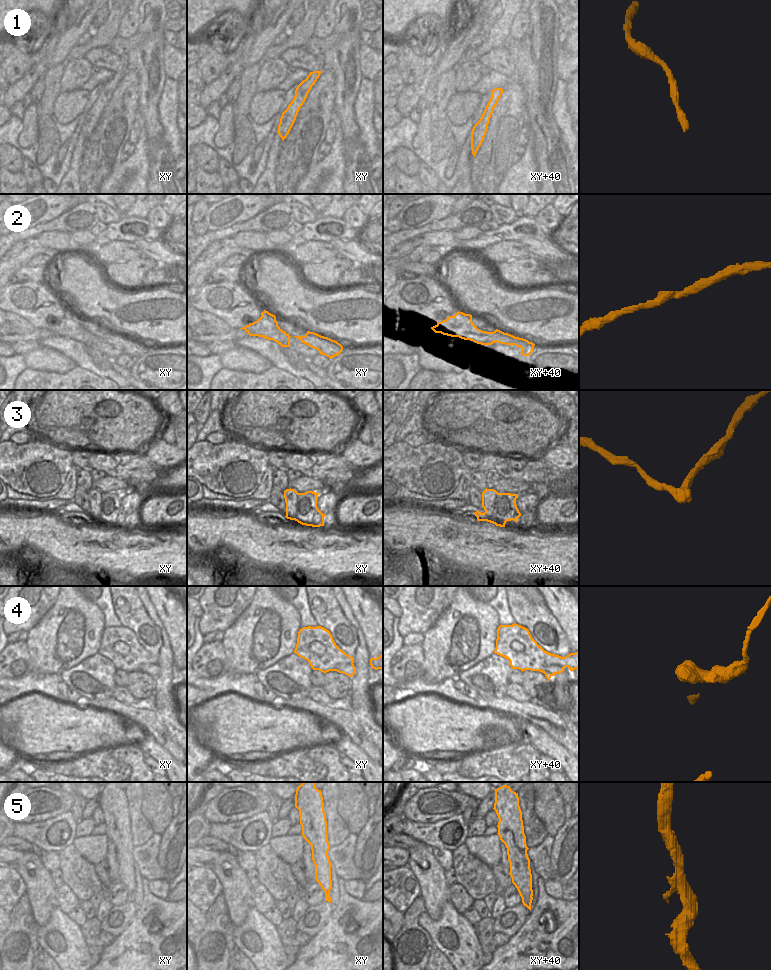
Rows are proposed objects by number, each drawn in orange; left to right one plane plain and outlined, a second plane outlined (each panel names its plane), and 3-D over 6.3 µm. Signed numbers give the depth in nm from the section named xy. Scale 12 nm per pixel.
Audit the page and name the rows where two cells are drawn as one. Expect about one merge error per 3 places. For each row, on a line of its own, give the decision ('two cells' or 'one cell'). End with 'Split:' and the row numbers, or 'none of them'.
1: one cell
2: one cell
3: two cells
4: one cell
5: one cell
Split: 3

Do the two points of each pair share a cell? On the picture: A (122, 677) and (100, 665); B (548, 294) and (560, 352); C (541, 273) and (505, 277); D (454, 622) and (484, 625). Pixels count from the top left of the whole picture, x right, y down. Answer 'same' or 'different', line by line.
A: different
B: different
C: different
D: same

